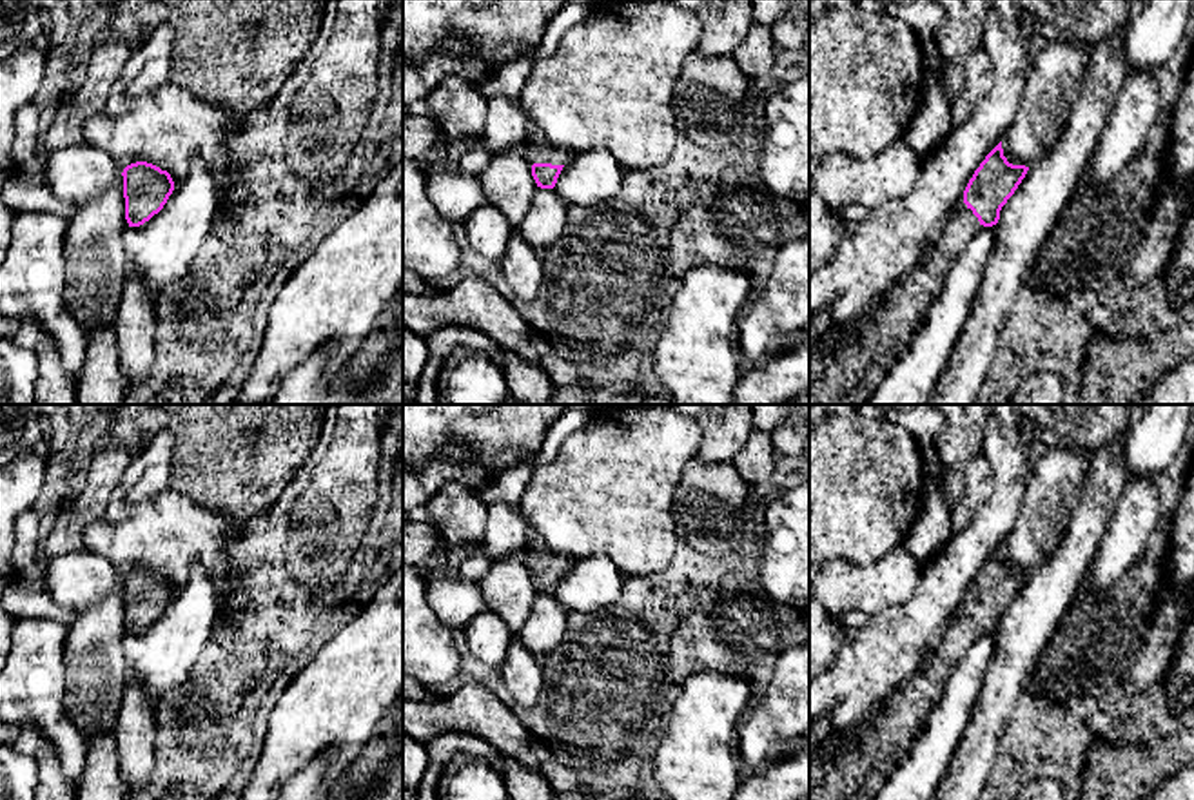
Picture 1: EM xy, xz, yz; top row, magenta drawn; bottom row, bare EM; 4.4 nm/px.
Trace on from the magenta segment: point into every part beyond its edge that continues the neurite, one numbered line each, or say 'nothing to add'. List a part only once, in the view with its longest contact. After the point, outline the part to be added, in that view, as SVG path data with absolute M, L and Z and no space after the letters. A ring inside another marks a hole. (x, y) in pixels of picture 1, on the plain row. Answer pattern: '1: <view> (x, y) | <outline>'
1: xz (538, 556) | M533 530L526 533L526 548L521 555L523 562L533 570L566 571L573 564L572 555L553 551L546 541Z

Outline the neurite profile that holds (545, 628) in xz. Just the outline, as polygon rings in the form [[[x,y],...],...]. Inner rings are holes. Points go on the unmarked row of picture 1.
[[[537,593],[530,615],[515,637],[532,655],[544,660],[563,642],[568,613],[553,595]]]

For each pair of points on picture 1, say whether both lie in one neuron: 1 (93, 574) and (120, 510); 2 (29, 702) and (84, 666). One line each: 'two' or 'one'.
1: two
2: two

